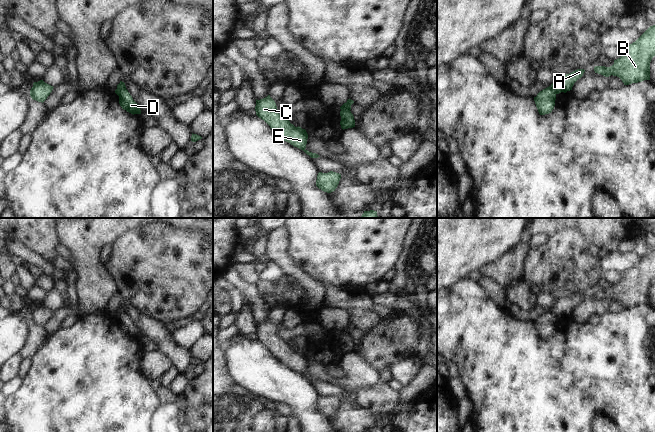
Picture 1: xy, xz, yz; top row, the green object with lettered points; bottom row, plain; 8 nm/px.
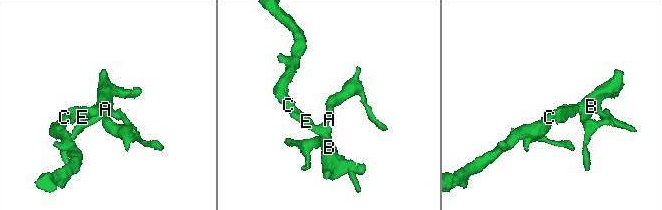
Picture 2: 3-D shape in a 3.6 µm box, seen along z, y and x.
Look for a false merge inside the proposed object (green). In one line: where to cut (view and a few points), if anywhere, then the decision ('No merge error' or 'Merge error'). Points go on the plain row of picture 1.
Split along xz (341, 333), (349, 335). Merge error

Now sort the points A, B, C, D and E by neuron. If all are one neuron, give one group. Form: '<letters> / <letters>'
A B C E / D

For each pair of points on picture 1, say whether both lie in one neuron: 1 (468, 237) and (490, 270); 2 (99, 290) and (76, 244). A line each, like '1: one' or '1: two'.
1: two
2: one

